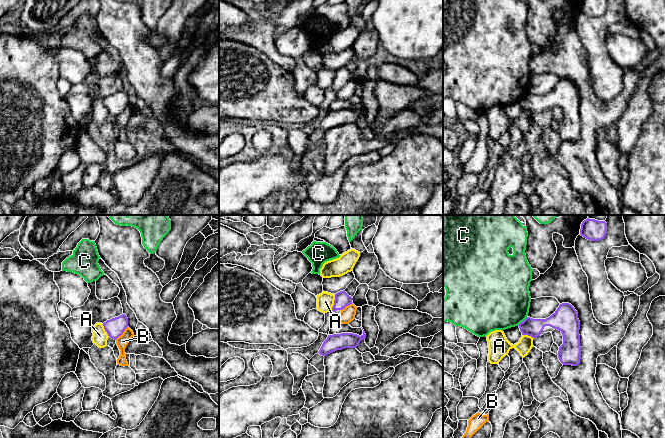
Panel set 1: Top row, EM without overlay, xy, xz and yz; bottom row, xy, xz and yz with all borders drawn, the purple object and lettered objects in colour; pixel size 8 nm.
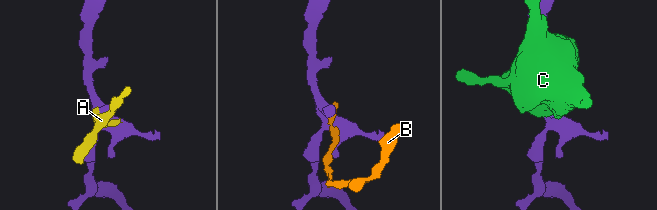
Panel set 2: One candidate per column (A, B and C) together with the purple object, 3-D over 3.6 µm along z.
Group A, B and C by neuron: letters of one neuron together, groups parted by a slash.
A / B / C

